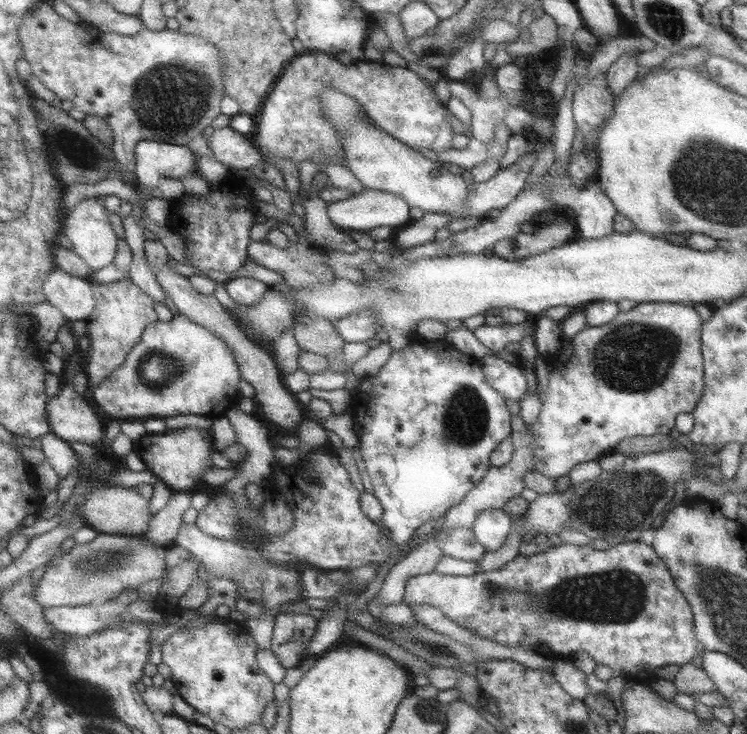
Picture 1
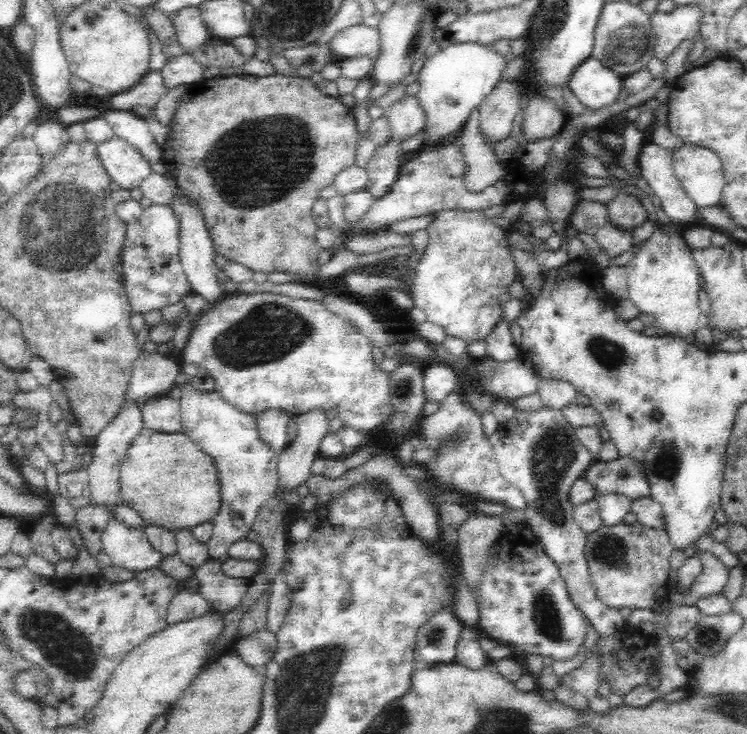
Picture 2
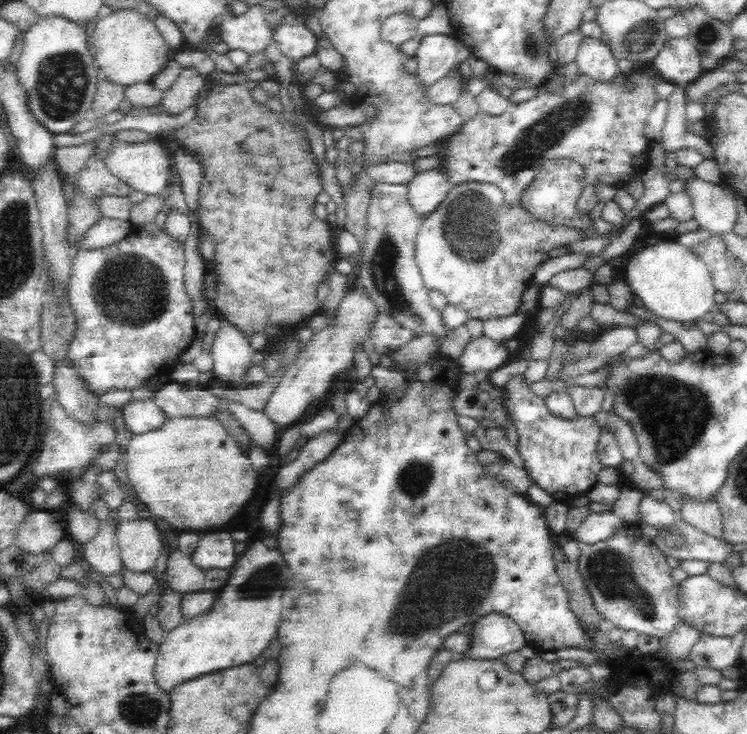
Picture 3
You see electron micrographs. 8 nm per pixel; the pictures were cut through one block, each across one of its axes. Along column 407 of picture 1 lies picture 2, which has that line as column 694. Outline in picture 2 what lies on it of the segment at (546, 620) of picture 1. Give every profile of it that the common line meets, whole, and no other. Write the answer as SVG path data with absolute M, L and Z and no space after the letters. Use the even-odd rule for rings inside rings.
M697 549L696 555L702 563L702 572L696 577L690 590L679 590L677 586L671 584L671 592L668 594L670 604L695 604L699 598L720 593L726 588L730 569L709 551Z

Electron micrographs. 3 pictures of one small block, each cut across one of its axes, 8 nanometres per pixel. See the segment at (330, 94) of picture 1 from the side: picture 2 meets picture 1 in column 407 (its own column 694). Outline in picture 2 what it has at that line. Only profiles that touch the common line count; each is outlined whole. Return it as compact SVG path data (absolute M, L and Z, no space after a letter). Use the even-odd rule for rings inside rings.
M683 143L670 151L673 173L700 208L718 205L725 178L719 154L708 147Z

